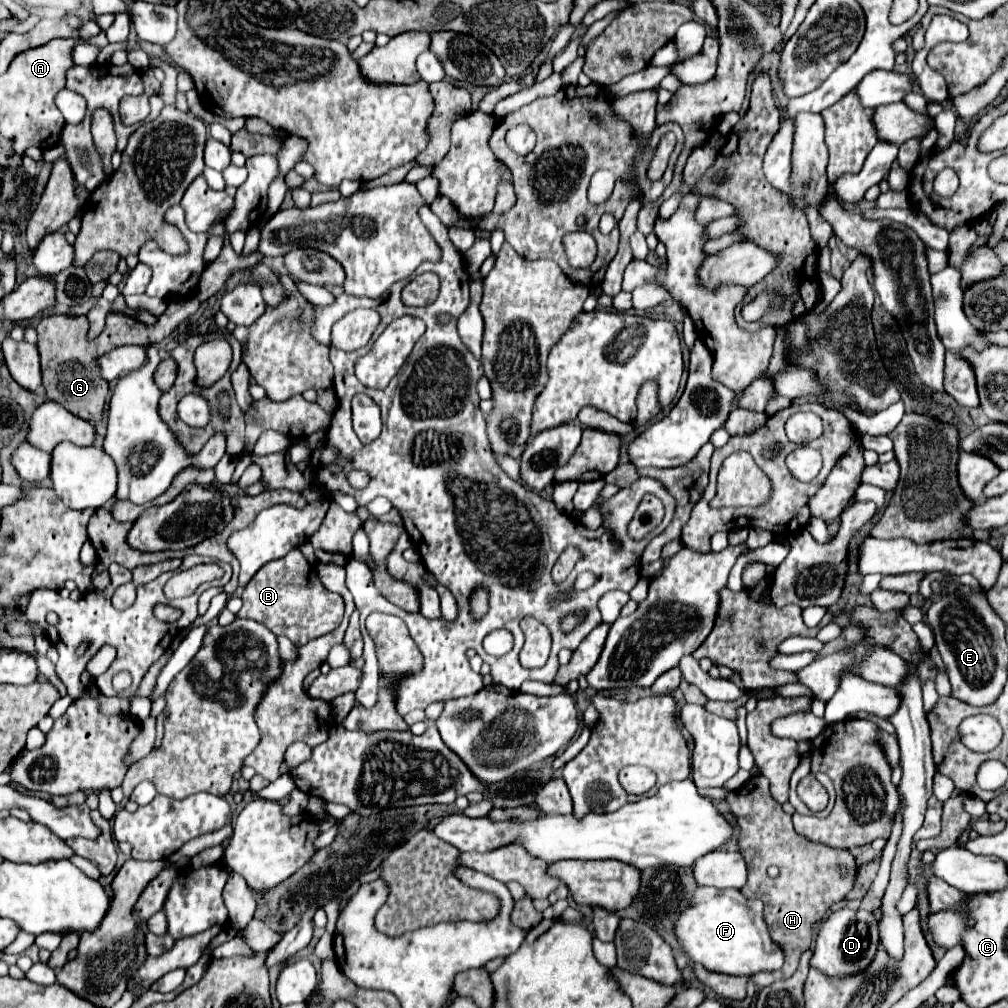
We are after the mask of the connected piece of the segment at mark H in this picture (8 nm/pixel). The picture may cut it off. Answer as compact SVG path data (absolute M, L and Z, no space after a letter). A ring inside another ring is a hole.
M752 776L740 790L726 796L730 812L738 822L738 852L744 854L748 864L748 882L742 886L746 898L758 898L764 902L764 920L770 930L770 938L782 946L786 954L782 970L758 972L754 976L726 976L708 972L702 966L692 966L694 976L714 990L718 998L744 1000L746 984L752 980L758 988L770 986L774 980L784 980L794 974L790 970L790 958L800 958L804 950L810 948L816 928L826 918L832 904L842 902L856 882L856 862L848 850L834 850L824 844L814 844L792 828L792 818L782 810L782 804L774 802L770 796L768 780L764 776ZM776 866L780 874L776 878L768 876L768 868Z

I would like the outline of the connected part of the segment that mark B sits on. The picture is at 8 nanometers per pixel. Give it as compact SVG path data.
M298 548L254 574L242 592L242 608L236 616L256 620L274 634L288 636L296 646L302 646L316 638L316 632L330 632L330 618L344 618L344 598L322 586L316 568Z

